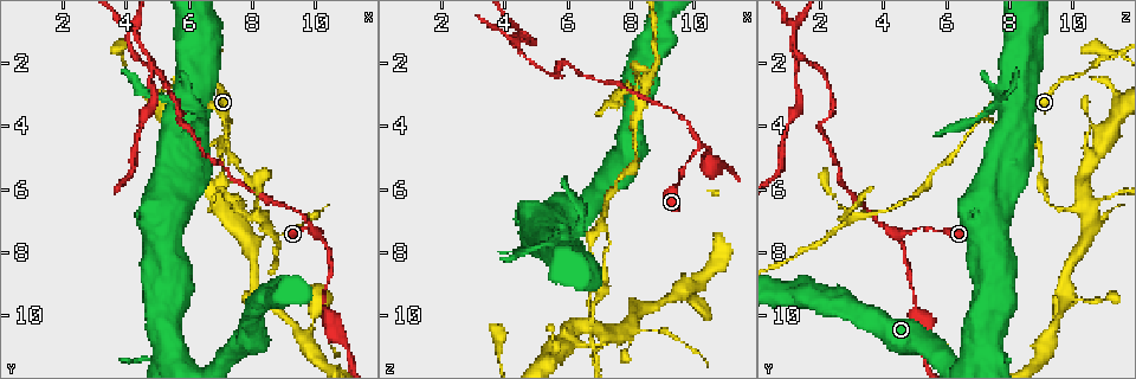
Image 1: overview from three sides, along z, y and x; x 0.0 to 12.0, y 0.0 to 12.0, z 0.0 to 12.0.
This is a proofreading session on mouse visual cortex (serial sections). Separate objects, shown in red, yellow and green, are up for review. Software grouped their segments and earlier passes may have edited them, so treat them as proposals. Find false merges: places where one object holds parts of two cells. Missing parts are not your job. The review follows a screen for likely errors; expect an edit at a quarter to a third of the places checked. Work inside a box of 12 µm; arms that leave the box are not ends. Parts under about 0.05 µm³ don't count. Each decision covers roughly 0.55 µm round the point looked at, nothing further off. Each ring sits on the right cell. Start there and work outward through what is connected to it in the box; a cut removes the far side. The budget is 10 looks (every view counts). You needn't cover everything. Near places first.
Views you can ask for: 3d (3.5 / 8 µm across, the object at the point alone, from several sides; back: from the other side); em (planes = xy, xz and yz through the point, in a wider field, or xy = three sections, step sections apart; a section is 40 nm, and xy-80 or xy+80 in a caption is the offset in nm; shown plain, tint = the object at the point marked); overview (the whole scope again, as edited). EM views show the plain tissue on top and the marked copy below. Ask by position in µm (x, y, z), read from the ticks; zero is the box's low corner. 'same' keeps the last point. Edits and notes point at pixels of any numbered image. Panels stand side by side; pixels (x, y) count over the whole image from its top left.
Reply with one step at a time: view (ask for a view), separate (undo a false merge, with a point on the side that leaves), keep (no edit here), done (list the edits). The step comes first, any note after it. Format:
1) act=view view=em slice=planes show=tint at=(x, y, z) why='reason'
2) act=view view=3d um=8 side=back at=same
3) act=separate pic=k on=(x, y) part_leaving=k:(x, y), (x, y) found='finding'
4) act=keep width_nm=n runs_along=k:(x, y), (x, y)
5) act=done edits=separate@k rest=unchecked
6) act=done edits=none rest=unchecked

act=view view=3d um=3.5 at=(10.1, 7.4, 4.6) why='sharp bend'

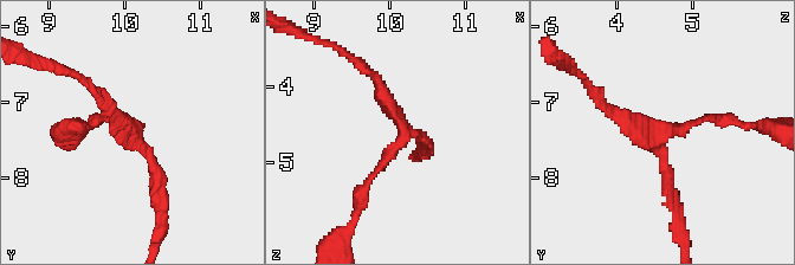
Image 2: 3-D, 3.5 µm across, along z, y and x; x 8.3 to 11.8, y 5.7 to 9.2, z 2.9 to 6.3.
act=view view=em slice=xy step=1 show=tint at=(10.15, 7.35, 4.65) arms=3 arm_widths_nm=100,150,150

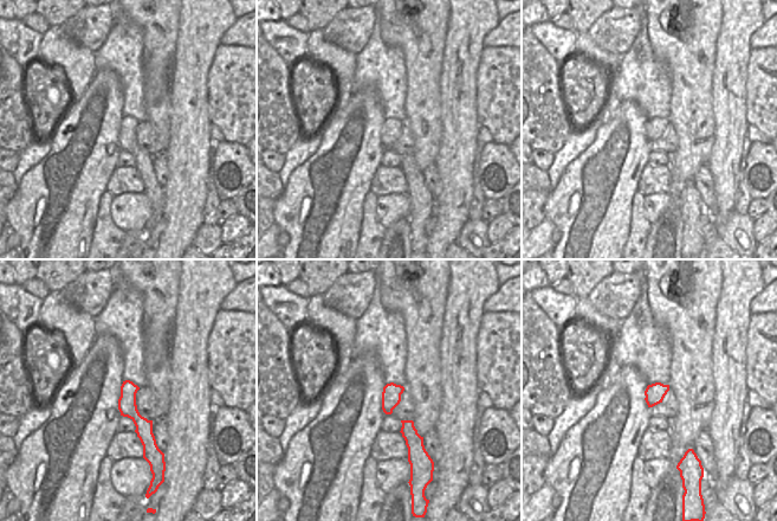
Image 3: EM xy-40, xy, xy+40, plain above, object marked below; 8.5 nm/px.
act=keep runs_along=3:(125, 384), (146, 450) found='all the same cell'

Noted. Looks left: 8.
act=view view=3d um=3.5 at=(7.1, 3.5, 7.2) why='three-way junction'

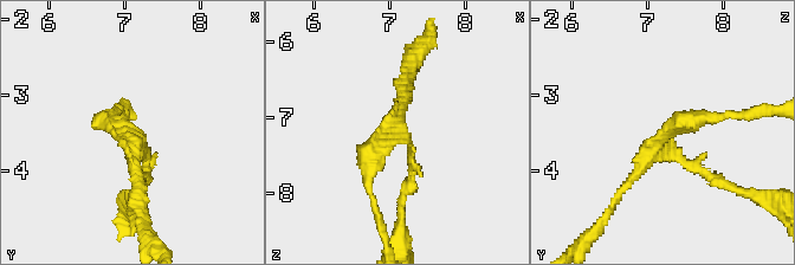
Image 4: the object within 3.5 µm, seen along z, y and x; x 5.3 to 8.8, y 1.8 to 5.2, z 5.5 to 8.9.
act=view view=em slice=xy step=5 show=tint at=(7.10, 3.60, 7.20)

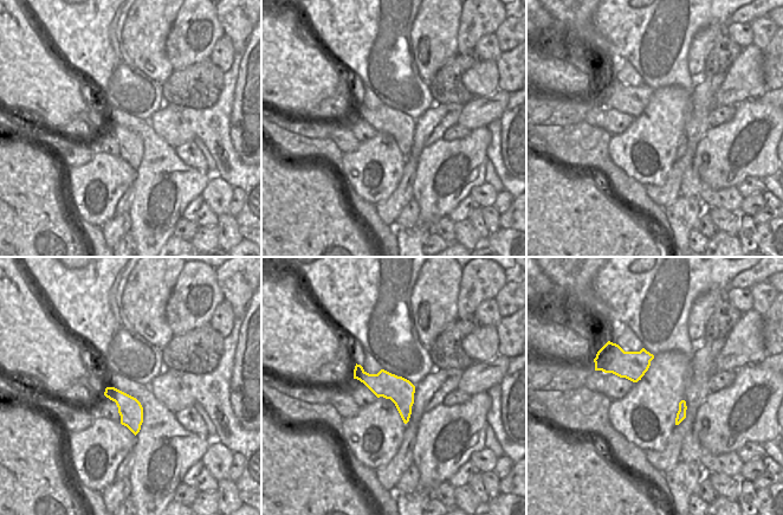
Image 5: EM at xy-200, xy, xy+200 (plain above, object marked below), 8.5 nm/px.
act=view view=em slice=xy step=1 show=tint at=same why='cut it another way'

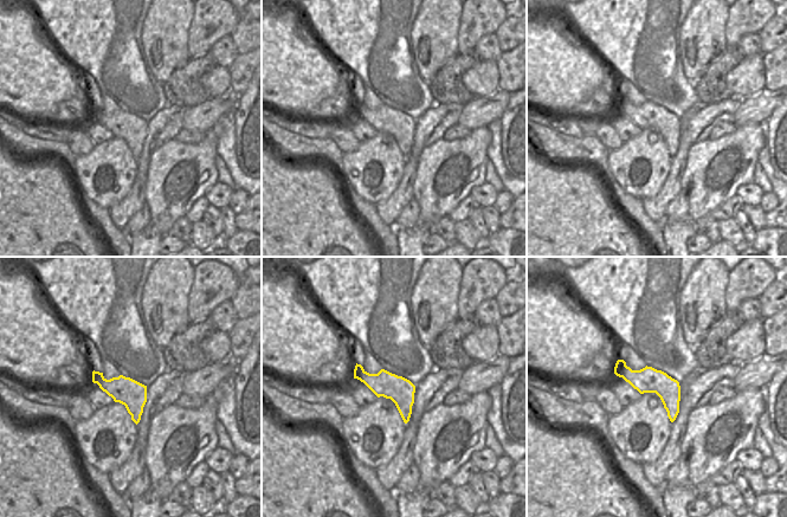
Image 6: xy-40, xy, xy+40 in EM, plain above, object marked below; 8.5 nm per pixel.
act=keep width_nm=220 runs_along=6:(619, 363), (651, 380), (672, 417) found='one cell here'

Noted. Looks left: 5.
act=view view=3d um=3.5 at=(7.1, 5.3, 9.0) why='narrows sharply'

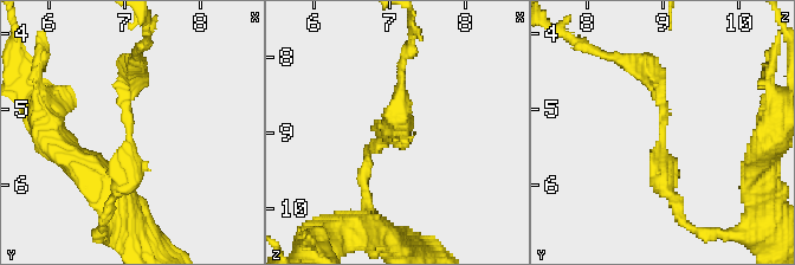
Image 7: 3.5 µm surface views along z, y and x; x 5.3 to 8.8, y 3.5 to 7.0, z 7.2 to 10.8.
act=view view=em slice=xy step=1 show=tint at=(7.10, 5.35, 9.00) why='need the tissue'

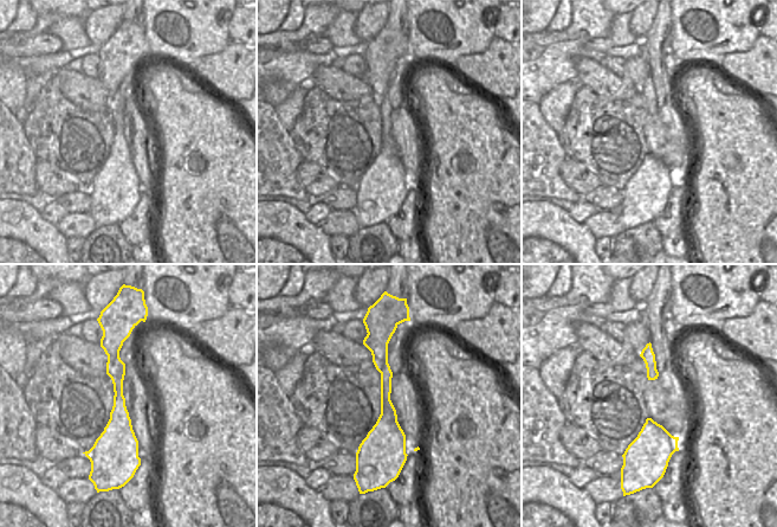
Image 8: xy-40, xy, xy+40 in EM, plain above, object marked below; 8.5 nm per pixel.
act=separate pic=7 on=(661, 148) width_nm=200 part_leaving=7:(664, 107), (660, 161), (676, 201) found='a second cell is stuck on'

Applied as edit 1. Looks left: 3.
act=view view=3d um=3.5 at=(8.3, 6.8, 3.2) why='a fork'

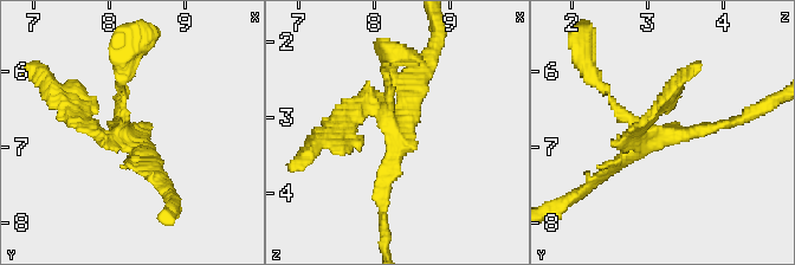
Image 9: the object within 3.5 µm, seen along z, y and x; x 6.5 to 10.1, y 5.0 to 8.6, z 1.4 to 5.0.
act=view view=em slice=xy step=5 show=tint at=(8.25, 6.85, 3.20) why='need the tissue'

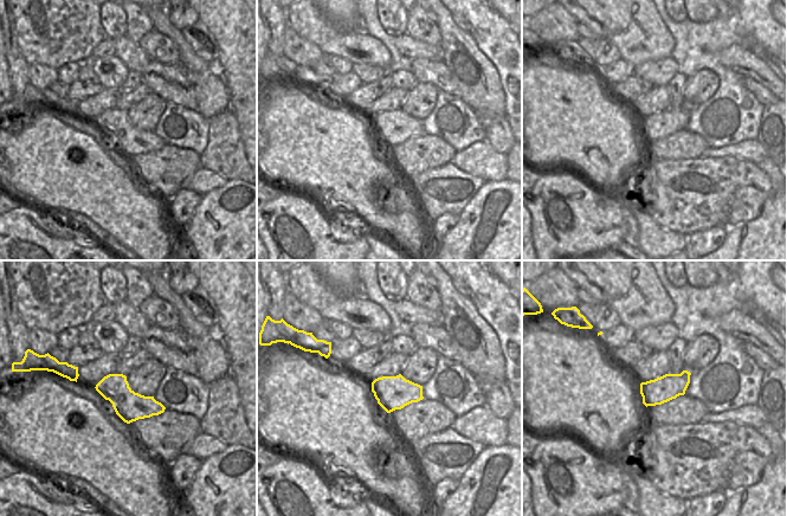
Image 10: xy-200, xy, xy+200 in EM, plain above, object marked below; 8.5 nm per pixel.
act=separate pic=9 on=(71, 122) part_leaving=9:(109, 131), (32, 70) found='two cells meet here'

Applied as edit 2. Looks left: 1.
act=done edits=separate@7,separate@9 rest=unchecked

